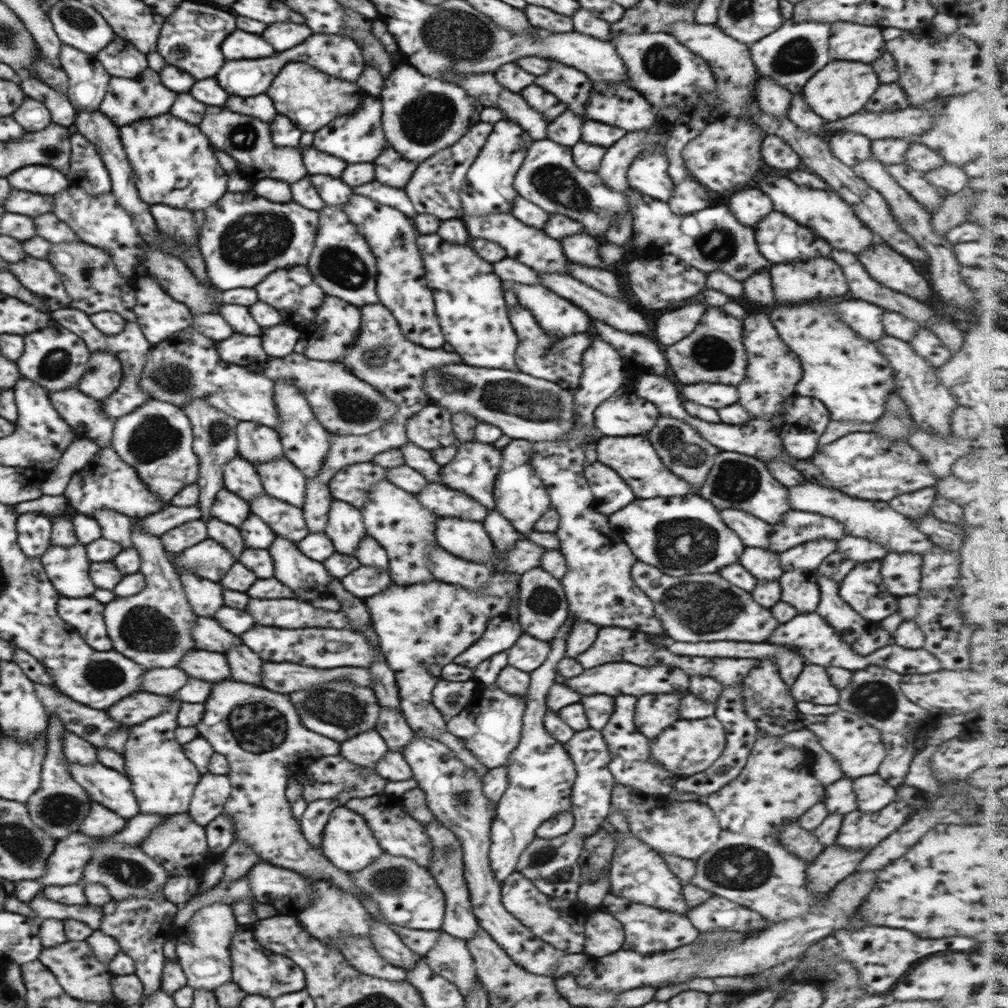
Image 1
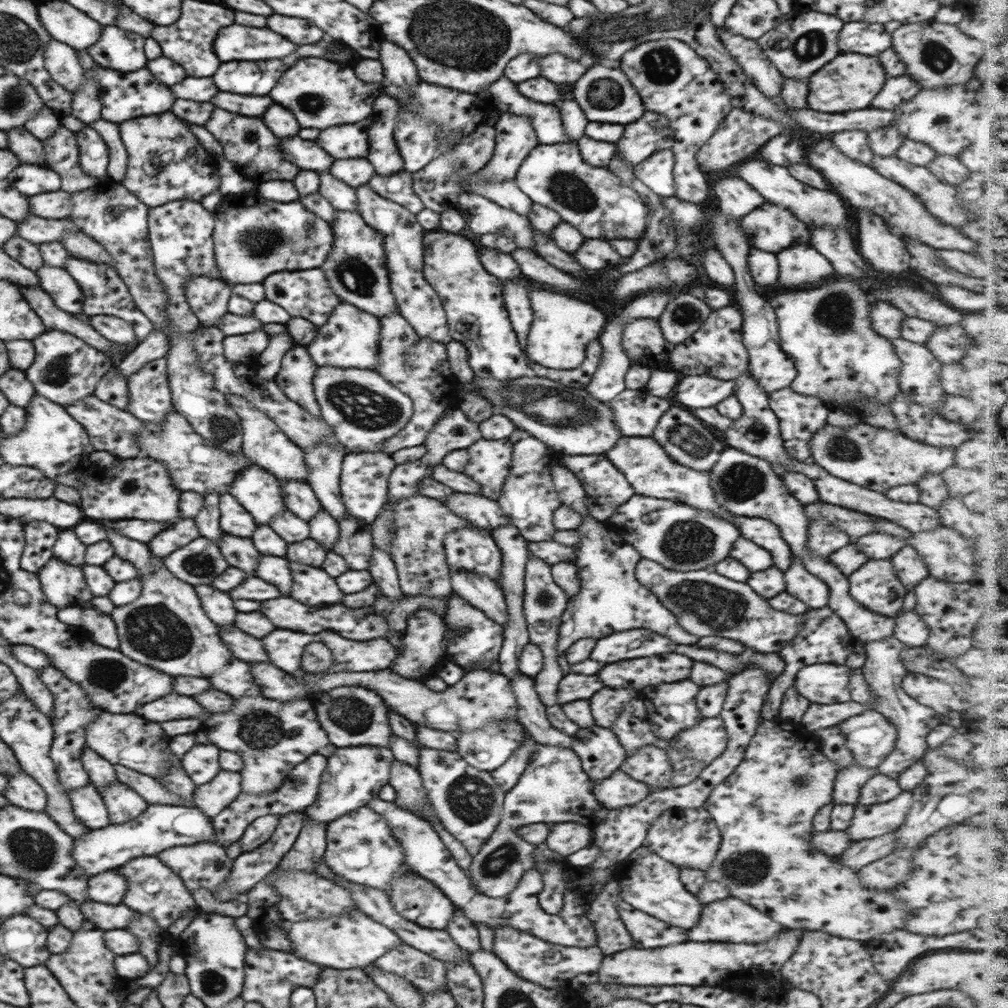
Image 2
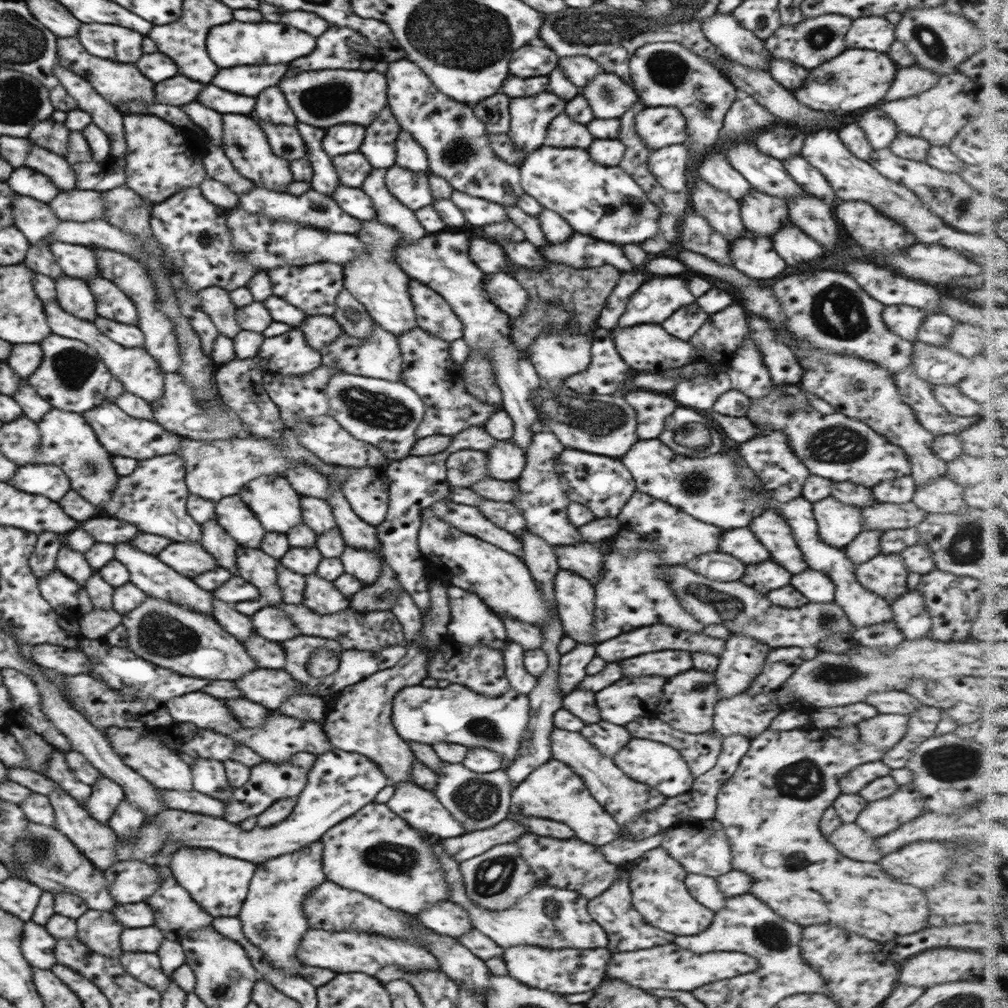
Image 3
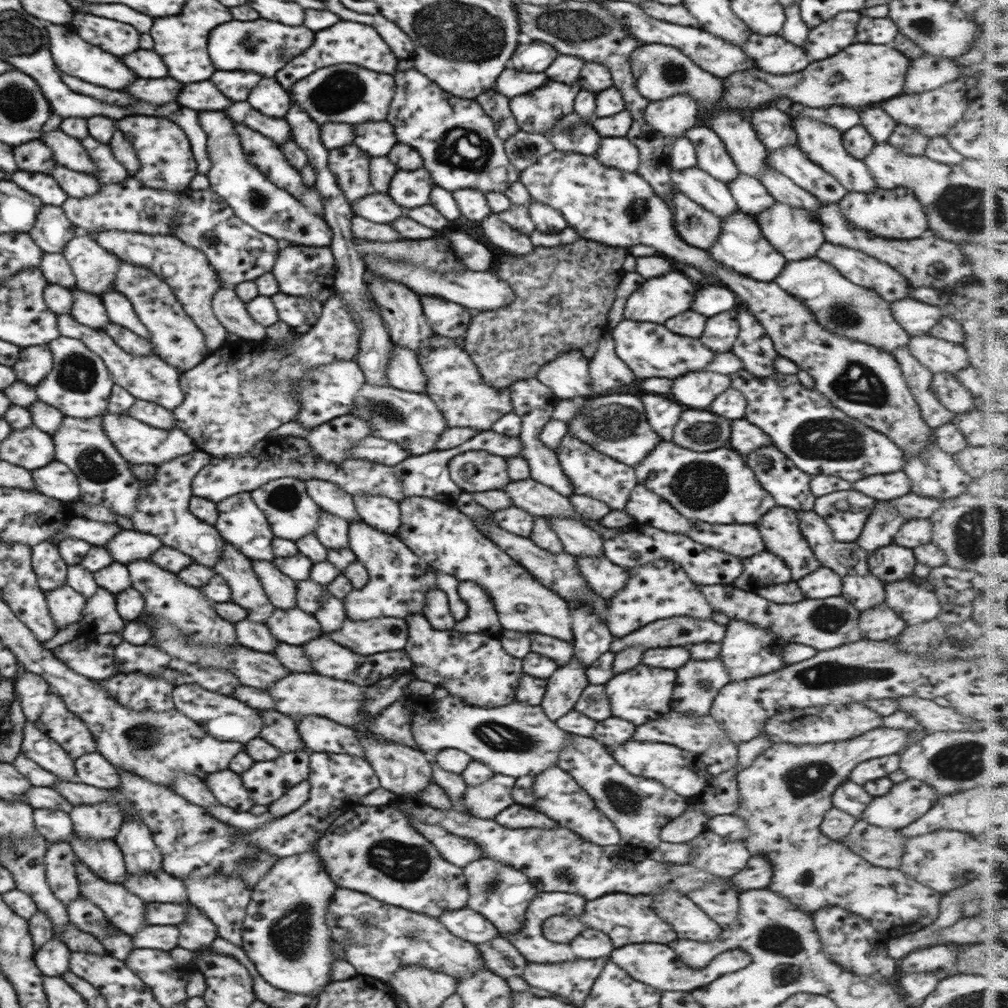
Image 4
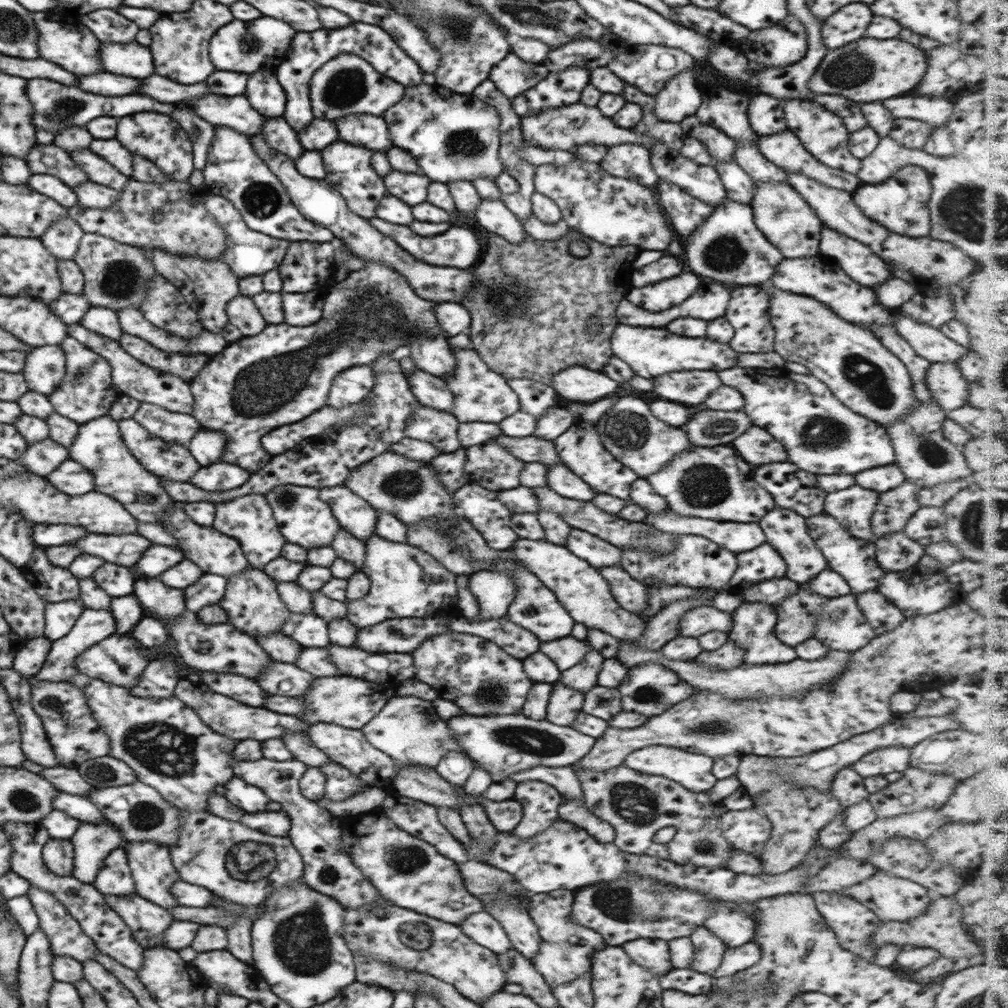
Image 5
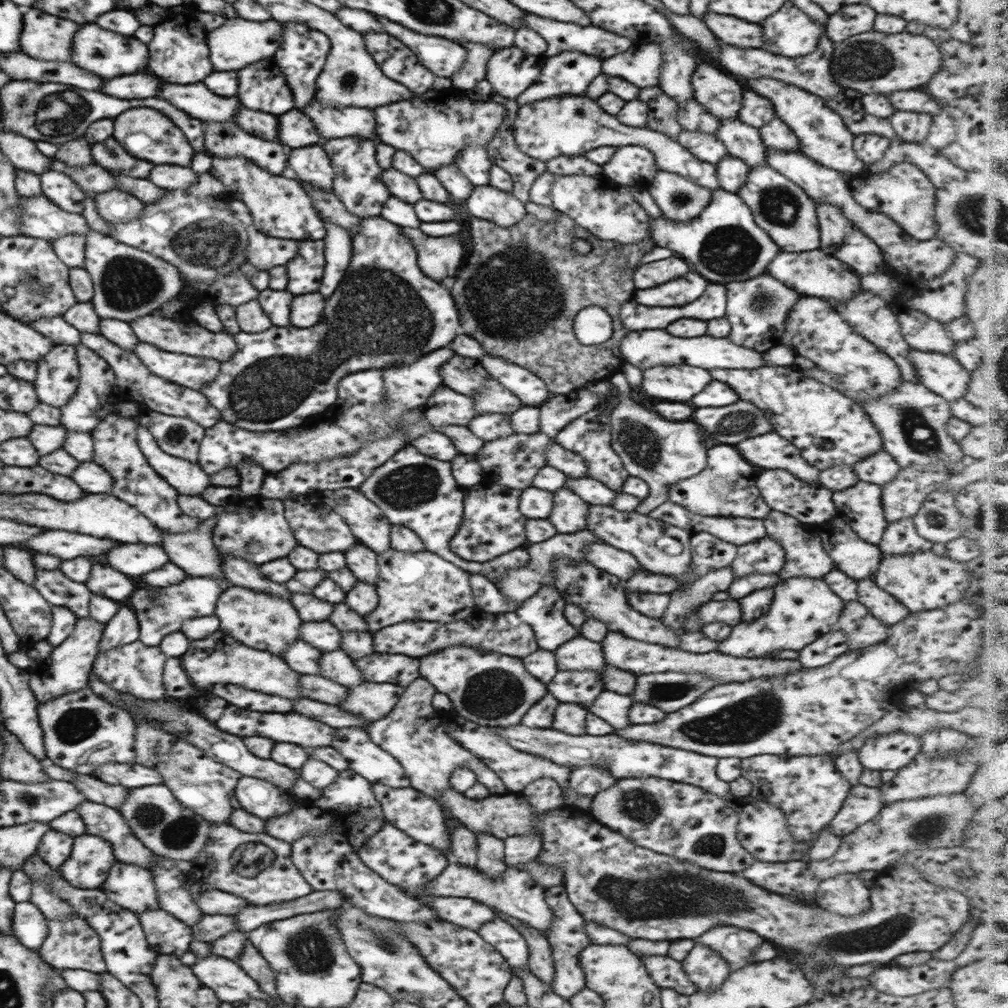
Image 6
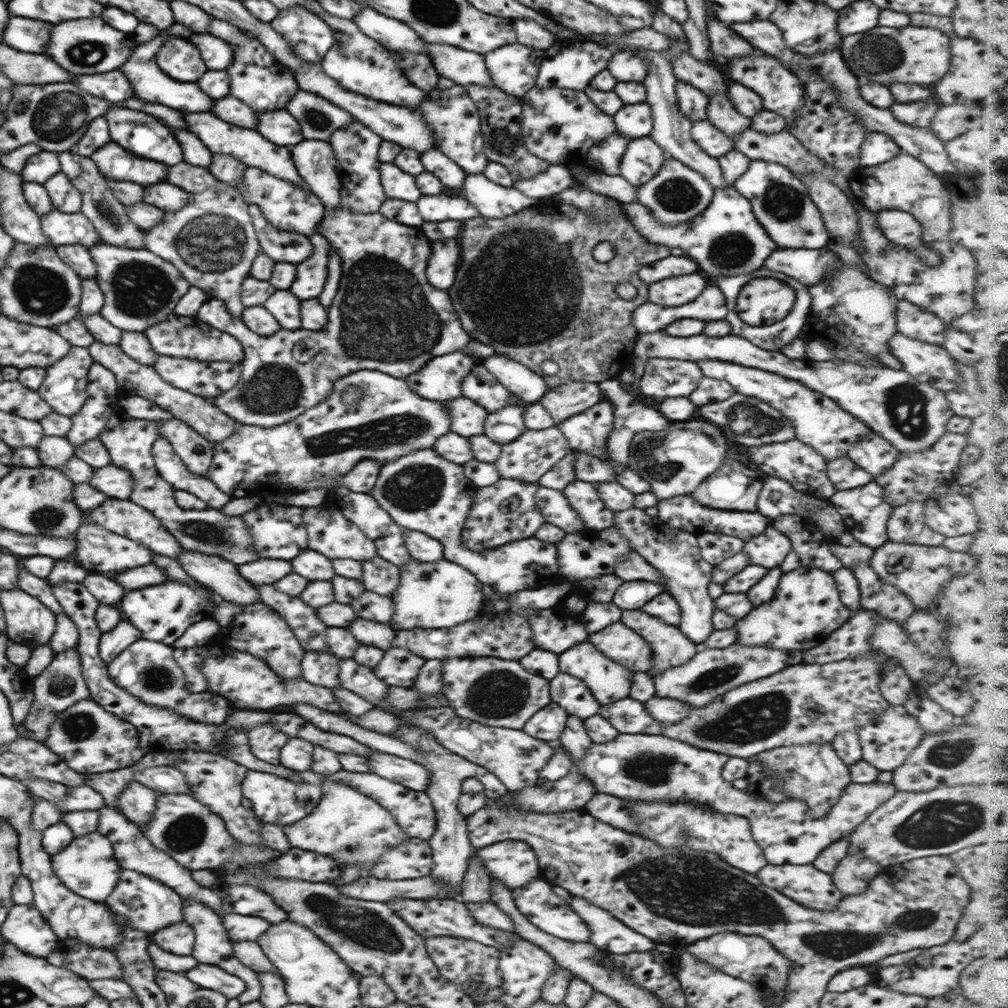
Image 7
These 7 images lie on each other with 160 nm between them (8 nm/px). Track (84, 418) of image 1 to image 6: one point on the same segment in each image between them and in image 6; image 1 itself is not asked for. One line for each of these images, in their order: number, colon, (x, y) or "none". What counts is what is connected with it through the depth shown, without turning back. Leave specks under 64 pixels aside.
2: (110, 429)
3: (120, 434)
4: (138, 443)
5: (173, 461)
6: (188, 478)

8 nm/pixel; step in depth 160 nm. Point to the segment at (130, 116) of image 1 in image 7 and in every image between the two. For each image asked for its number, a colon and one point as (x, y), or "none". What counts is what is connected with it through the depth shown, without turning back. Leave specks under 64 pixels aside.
2: (125, 95)
3: (119, 83)
4: (72, 54)
5: (74, 48)
6: (45, 37)
7: (25, 34)

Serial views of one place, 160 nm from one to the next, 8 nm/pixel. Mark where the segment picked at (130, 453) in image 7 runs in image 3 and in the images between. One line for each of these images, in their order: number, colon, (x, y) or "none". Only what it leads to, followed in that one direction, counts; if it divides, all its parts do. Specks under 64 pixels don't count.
3: (67, 440)
4: (105, 478)
5: (98, 446)
6: (115, 447)

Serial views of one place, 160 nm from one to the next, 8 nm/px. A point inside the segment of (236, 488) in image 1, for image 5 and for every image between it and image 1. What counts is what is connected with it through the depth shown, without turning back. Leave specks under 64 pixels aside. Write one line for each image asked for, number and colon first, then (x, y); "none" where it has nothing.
2: (259, 492)
3: (275, 503)
4: (291, 513)
5: (304, 519)

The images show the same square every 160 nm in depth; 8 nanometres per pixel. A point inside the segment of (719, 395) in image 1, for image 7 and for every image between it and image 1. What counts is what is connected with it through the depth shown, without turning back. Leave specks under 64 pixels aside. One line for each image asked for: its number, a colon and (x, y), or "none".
2: (698, 391)
3: (700, 392)
4: (698, 389)
5: (694, 387)
6: (680, 383)
7: (663, 378)

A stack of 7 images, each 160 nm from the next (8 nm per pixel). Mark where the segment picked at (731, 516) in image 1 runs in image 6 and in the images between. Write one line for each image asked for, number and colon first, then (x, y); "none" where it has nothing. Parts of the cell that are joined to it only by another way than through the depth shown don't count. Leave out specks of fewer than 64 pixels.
2: (763, 532)
3: (771, 528)
4: (779, 527)
5: (785, 530)
6: (805, 557)

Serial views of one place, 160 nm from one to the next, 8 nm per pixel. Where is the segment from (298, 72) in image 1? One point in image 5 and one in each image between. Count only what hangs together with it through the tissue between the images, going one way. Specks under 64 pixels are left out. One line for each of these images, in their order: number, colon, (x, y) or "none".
2: (321, 94)
3: (325, 98)
4: (344, 93)
5: (348, 85)

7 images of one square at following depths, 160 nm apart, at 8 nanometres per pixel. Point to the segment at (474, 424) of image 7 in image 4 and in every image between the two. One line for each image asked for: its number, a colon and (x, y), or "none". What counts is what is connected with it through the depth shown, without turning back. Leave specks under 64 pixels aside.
4: (404, 371)
5: (429, 390)
6: (445, 406)

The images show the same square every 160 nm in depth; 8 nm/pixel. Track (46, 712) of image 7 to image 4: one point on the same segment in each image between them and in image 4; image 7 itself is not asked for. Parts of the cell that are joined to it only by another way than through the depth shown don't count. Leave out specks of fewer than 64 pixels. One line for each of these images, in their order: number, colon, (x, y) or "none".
4: (100, 615)
5: (93, 626)
6: (67, 669)

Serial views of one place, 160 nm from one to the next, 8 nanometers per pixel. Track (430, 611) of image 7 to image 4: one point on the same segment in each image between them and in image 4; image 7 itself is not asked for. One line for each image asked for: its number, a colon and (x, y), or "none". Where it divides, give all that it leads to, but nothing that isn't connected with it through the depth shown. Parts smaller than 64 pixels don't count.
4: (399, 581)
5: (406, 582)
6: (421, 585)

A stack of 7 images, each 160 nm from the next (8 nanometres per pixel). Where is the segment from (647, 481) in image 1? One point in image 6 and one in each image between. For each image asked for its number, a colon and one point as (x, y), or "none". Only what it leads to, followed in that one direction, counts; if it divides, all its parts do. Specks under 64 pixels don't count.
2: (646, 465)
3: (708, 488)
4: (717, 486)
5: (716, 483)
6: (726, 486)

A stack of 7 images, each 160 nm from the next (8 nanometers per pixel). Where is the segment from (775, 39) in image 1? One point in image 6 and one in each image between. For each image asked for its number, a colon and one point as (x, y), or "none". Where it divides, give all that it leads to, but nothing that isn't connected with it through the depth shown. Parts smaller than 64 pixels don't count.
2: (798, 53)
3: (812, 42)
4: (831, 36)
5: (849, 23)
6: (854, 19)

